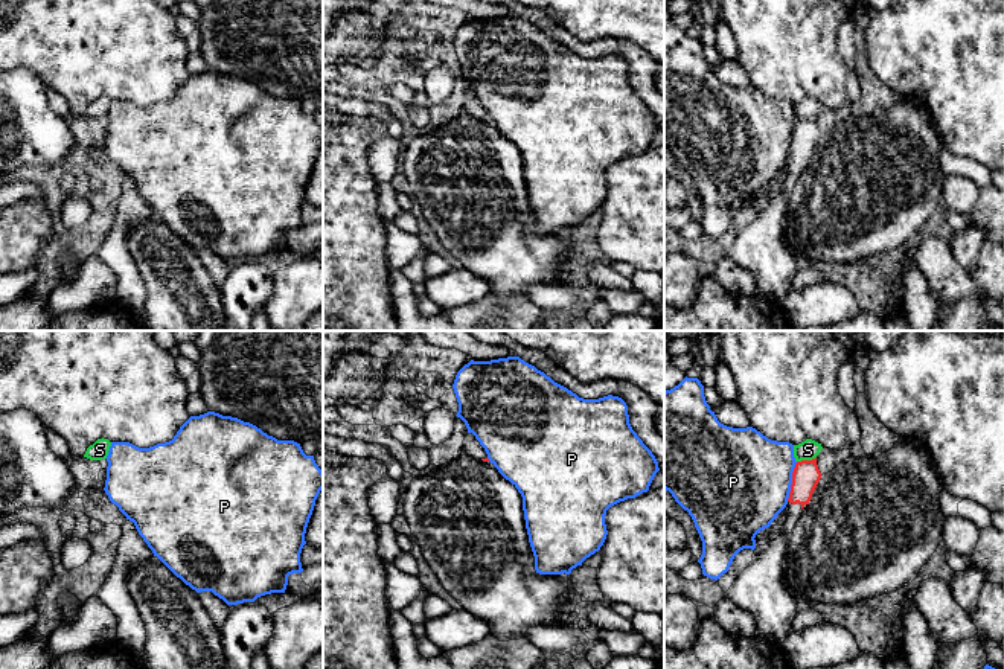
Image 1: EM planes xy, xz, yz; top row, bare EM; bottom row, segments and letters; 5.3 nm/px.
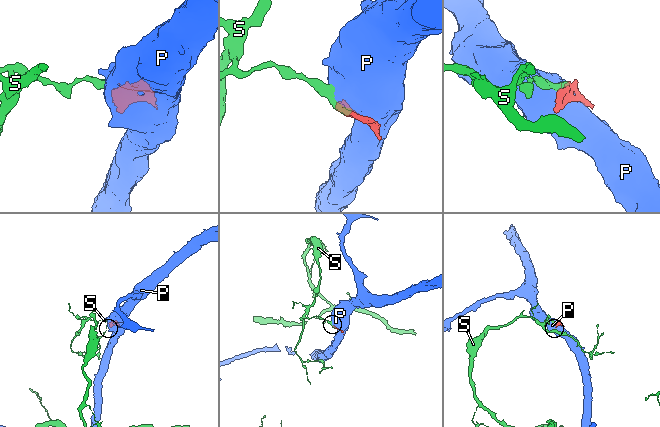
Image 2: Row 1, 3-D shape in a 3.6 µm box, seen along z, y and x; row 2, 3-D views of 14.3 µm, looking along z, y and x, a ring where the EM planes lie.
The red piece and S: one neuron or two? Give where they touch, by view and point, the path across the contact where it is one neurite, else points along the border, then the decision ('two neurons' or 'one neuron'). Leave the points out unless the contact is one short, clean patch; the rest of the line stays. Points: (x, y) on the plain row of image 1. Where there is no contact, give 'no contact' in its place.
yz (806, 119) | along yz (815, 115), (797, 121) | two neurons

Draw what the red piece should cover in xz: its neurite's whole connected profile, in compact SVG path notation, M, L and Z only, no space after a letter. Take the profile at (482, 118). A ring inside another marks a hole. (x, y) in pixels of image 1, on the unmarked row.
M468 91L463 99L463 111L474 117L481 117L483 120L489 120L484 107L480 104L480 101L475 98L472 91Z

